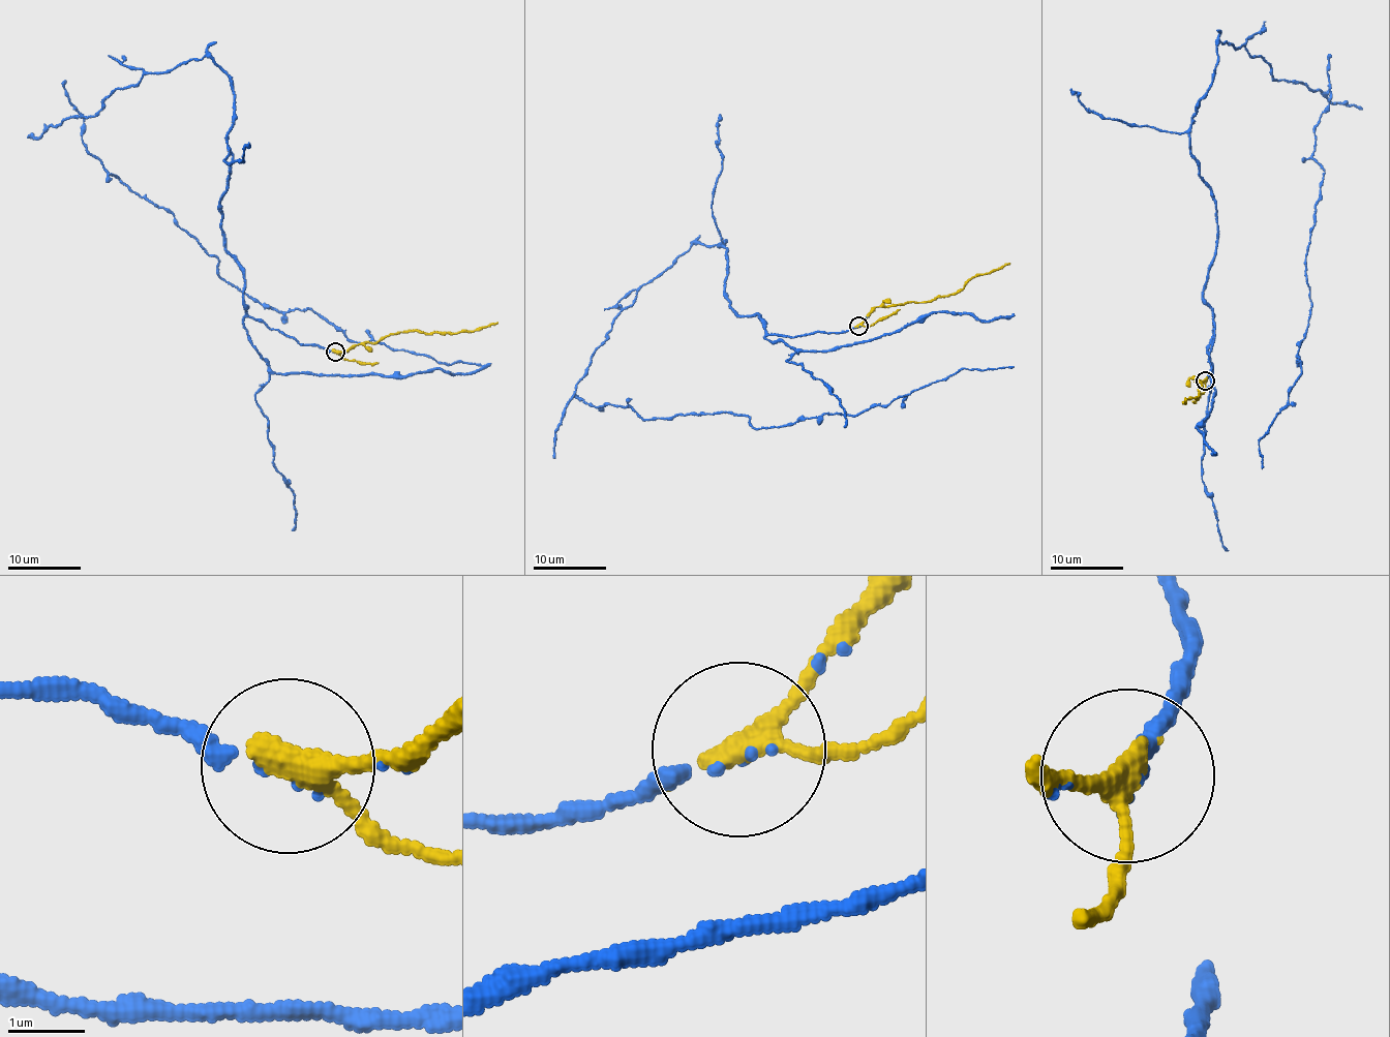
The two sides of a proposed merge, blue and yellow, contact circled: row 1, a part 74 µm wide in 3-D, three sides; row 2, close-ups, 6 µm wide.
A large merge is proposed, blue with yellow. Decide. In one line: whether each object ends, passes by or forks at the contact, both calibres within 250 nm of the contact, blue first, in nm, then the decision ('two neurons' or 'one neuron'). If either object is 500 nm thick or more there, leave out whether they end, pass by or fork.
blue ends there; yellow passes by; 70 nm thick on the blue side, 280 nm on the other; one neuron

